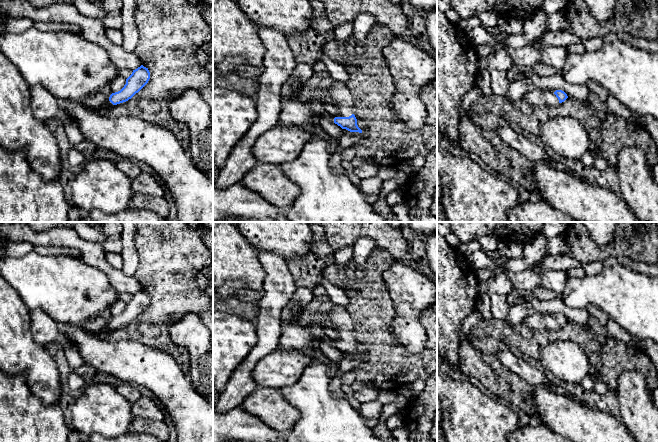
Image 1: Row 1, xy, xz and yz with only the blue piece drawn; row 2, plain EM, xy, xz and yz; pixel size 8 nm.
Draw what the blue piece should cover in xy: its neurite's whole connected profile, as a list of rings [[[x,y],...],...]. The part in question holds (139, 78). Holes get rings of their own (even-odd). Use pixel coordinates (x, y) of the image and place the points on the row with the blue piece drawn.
[[[143,65],[133,70],[132,74],[126,79],[124,87],[120,91],[112,93],[107,105],[102,109],[96,109],[97,112],[104,114],[113,105],[128,101],[148,83],[149,79],[150,72]]]

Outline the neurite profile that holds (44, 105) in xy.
[[[40,85],[30,86],[30,106],[33,116],[41,122],[61,114],[60,102]]]

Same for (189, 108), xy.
[[[186,90],[169,102],[171,115],[180,121],[190,134],[188,153],[194,164],[213,181],[213,118],[210,107],[196,90]]]

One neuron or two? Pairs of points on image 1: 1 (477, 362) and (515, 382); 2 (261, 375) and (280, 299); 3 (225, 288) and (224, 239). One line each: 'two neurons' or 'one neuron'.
1: one neuron
2: two neurons
3: one neuron

